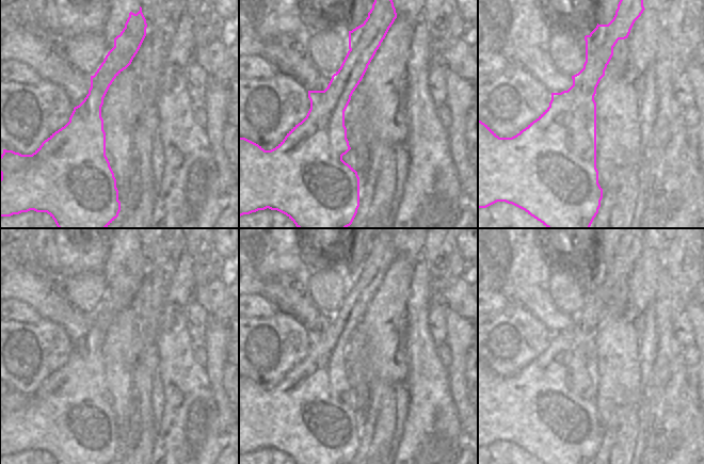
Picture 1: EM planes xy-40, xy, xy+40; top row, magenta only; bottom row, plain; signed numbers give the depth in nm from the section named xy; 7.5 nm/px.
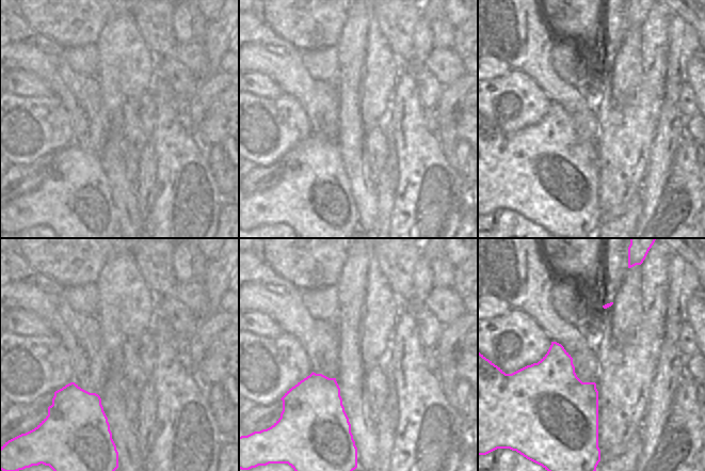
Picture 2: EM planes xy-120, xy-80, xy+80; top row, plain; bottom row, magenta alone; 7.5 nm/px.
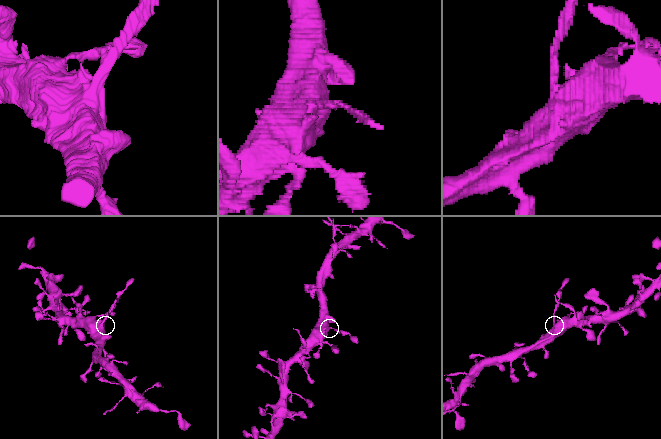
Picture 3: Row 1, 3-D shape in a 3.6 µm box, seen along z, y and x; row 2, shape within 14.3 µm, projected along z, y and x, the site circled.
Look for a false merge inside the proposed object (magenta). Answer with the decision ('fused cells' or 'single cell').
fused cells

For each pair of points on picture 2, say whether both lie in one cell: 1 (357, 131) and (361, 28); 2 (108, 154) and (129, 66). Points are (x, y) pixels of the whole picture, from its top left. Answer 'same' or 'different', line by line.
1: same
2: same

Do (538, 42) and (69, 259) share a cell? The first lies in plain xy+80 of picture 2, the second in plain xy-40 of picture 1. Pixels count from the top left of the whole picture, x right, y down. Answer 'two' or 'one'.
two

